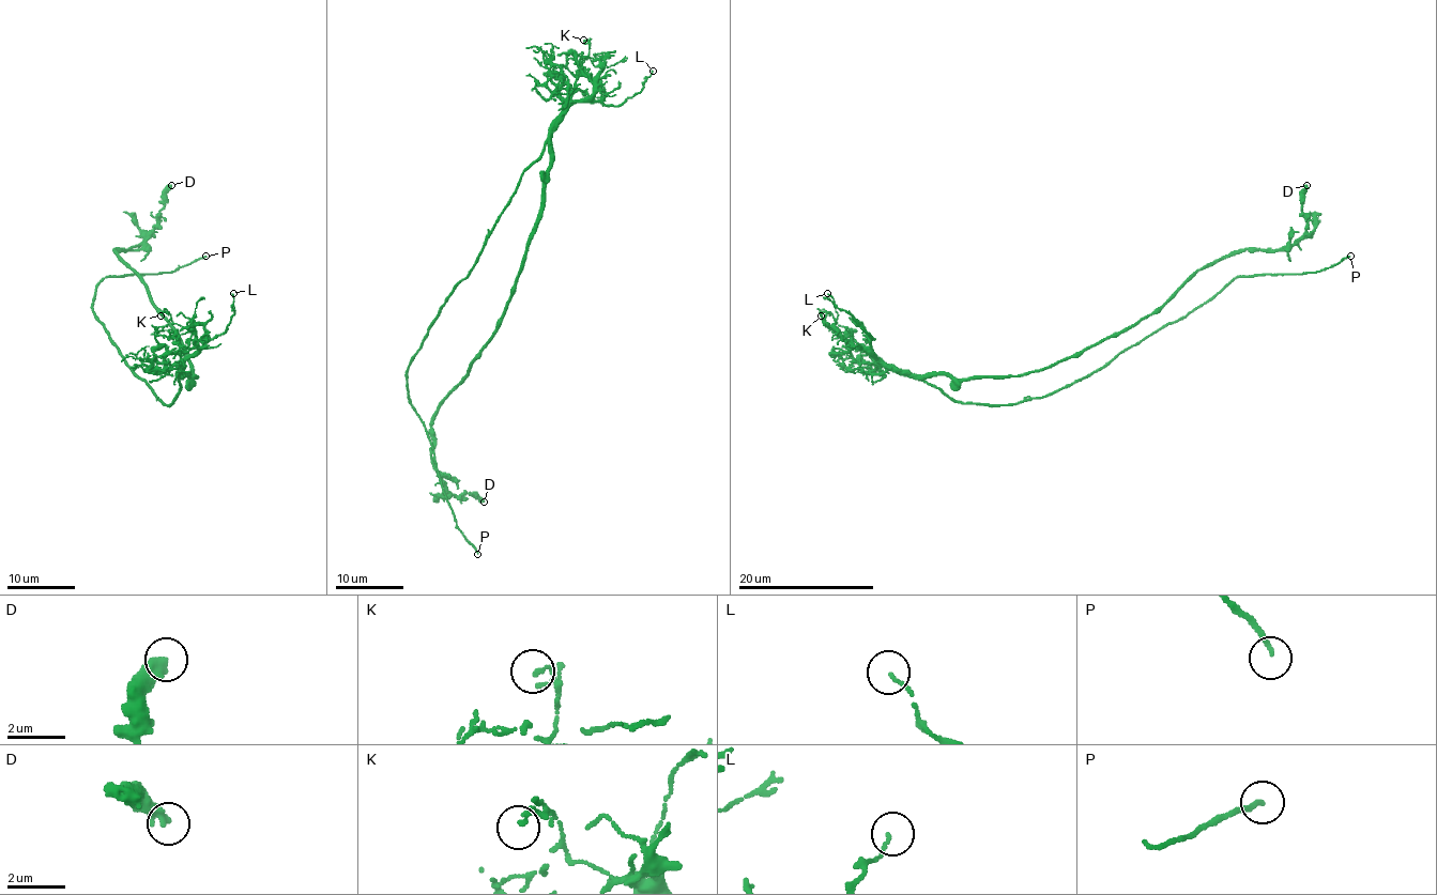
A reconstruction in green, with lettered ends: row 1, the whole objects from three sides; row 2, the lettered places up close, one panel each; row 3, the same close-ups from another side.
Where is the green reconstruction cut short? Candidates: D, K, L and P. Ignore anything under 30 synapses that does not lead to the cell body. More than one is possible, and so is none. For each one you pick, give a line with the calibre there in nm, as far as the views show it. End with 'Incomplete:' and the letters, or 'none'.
P: 150 nm
Incomplete: P

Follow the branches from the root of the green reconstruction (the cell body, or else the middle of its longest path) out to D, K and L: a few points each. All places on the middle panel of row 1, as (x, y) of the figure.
D: (540, 153), (548, 144), (541, 214), (515, 292), (431, 426), (440, 483), (484, 502)
K: (540, 153), (554, 120), (593, 92), (601, 67), (598, 60), (587, 59), (590, 45), (583, 40)
L: (540, 153), (554, 120), (574, 103), (599, 101), (617, 106), (642, 89), (653, 71)

